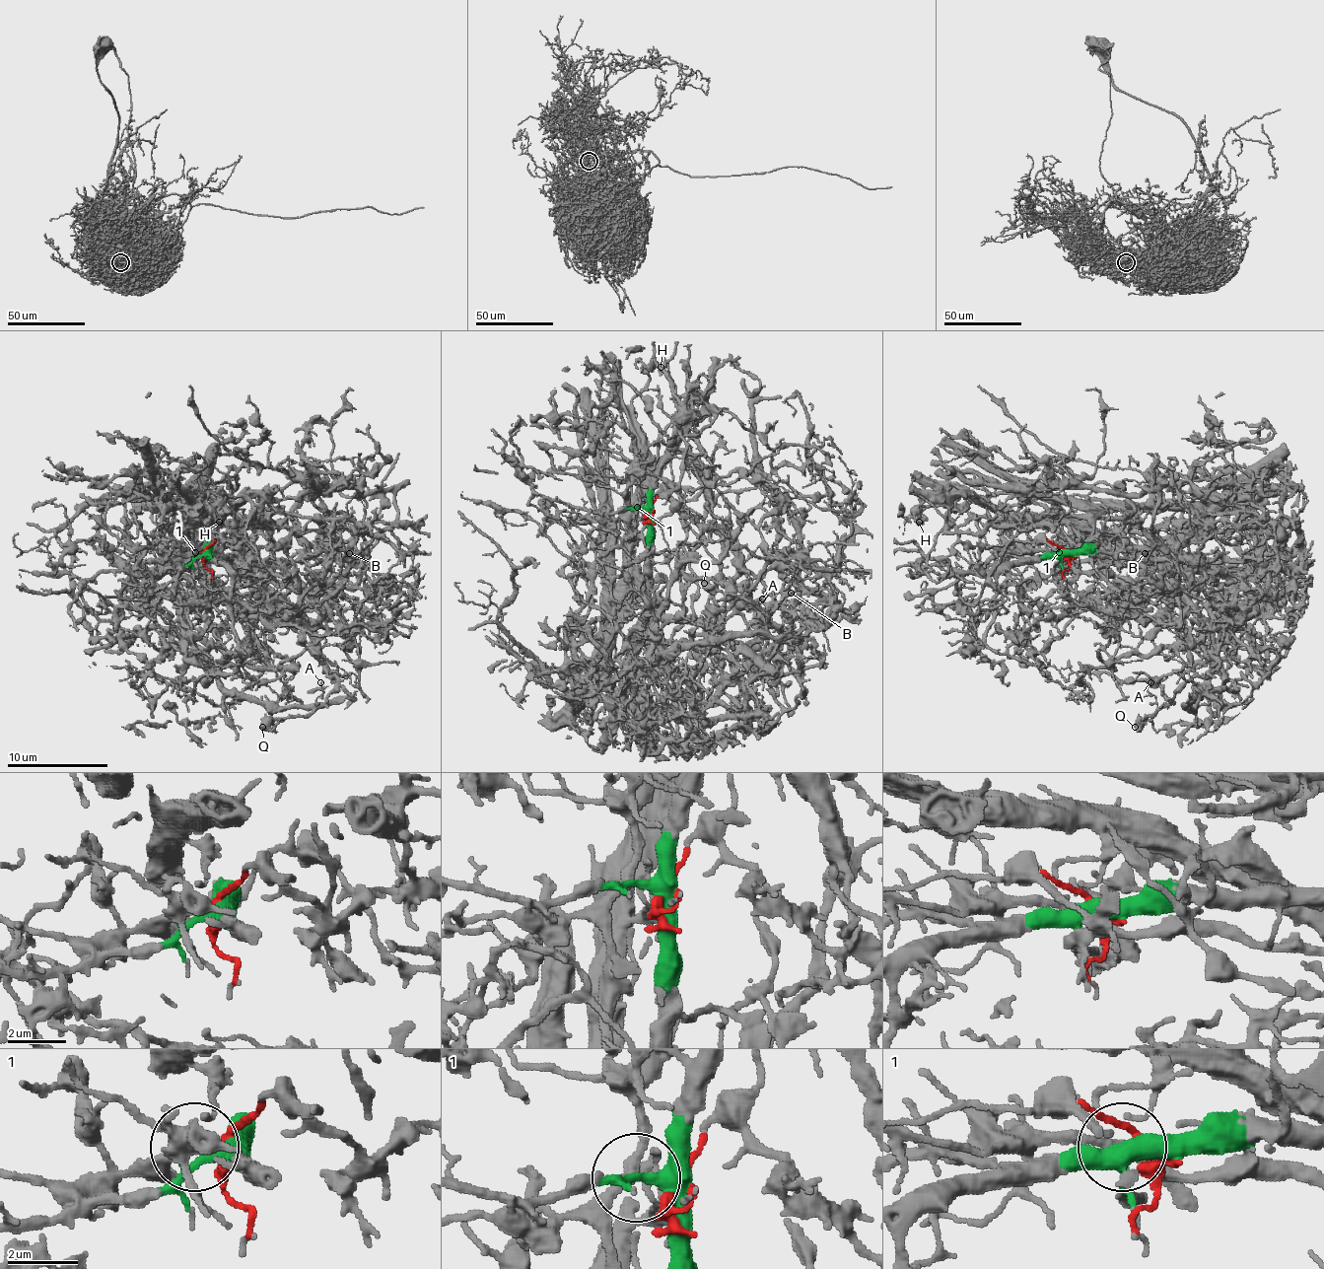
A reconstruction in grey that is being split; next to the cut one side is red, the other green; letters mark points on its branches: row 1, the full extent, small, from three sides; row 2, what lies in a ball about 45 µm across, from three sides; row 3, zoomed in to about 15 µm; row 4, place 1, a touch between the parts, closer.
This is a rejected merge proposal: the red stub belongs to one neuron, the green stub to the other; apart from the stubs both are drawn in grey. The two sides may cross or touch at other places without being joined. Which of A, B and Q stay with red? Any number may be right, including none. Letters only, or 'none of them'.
B

